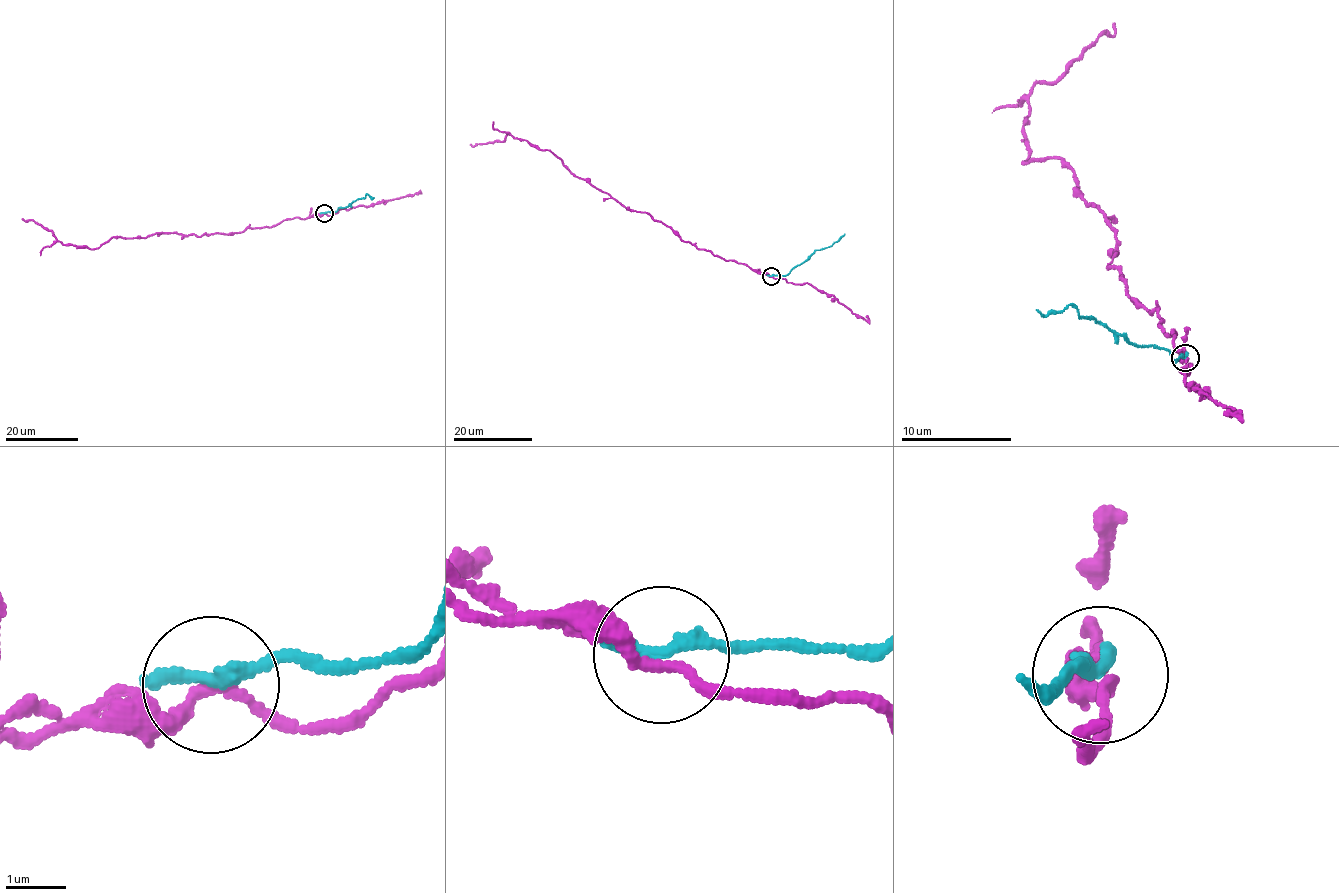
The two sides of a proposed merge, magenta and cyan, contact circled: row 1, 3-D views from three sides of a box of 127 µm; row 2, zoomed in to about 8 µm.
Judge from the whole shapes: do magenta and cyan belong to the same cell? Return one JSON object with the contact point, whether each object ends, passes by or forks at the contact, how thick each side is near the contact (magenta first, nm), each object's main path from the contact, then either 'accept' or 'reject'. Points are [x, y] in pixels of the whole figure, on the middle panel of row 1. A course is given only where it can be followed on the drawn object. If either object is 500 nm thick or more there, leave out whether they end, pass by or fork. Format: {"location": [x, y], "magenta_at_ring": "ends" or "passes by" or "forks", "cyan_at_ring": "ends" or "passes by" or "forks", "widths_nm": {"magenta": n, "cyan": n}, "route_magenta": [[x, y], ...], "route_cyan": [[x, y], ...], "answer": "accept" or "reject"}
{"location": [771, 276], "magenta_at_ring": "passes by", "cyan_at_ring": "ends", "widths_nm": {"magenta": 180, "cyan": 280}, "route_magenta": [[771, 276], [698, 249], [646, 212], [626, 209], [574, 176], [547, 150], [509, 134], [502, 141], [469, 144]], "route_cyan": [[771, 276], [787, 274], [817, 249], [827, 247], [845, 234]], "answer": "accept"}

